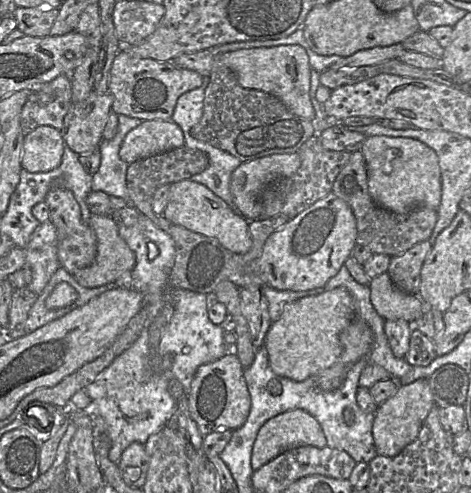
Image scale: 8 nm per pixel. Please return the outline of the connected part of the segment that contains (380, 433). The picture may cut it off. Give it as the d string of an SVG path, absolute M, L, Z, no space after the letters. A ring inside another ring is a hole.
M418 379L408 385L399 385L396 392L380 404L375 413L372 435L377 454L394 457L401 453L417 438L424 420L434 405L428 379Z

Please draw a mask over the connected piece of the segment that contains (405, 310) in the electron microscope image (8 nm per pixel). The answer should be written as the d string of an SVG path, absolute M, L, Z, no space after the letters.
M387 272L371 279L369 283L370 300L380 317L384 320L405 320L414 322L420 316L422 300L418 295L399 289Z

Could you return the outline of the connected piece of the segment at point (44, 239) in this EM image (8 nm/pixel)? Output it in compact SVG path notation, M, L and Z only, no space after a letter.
M46 221L40 224L31 235L25 250L26 266L32 271L32 282L27 287L39 295L61 267L57 231L53 223Z

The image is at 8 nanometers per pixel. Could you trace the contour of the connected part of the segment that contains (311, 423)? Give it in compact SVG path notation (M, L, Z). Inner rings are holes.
M302 409L290 410L267 420L253 445L251 466L258 470L279 454L301 446L324 448L326 437L320 424Z

